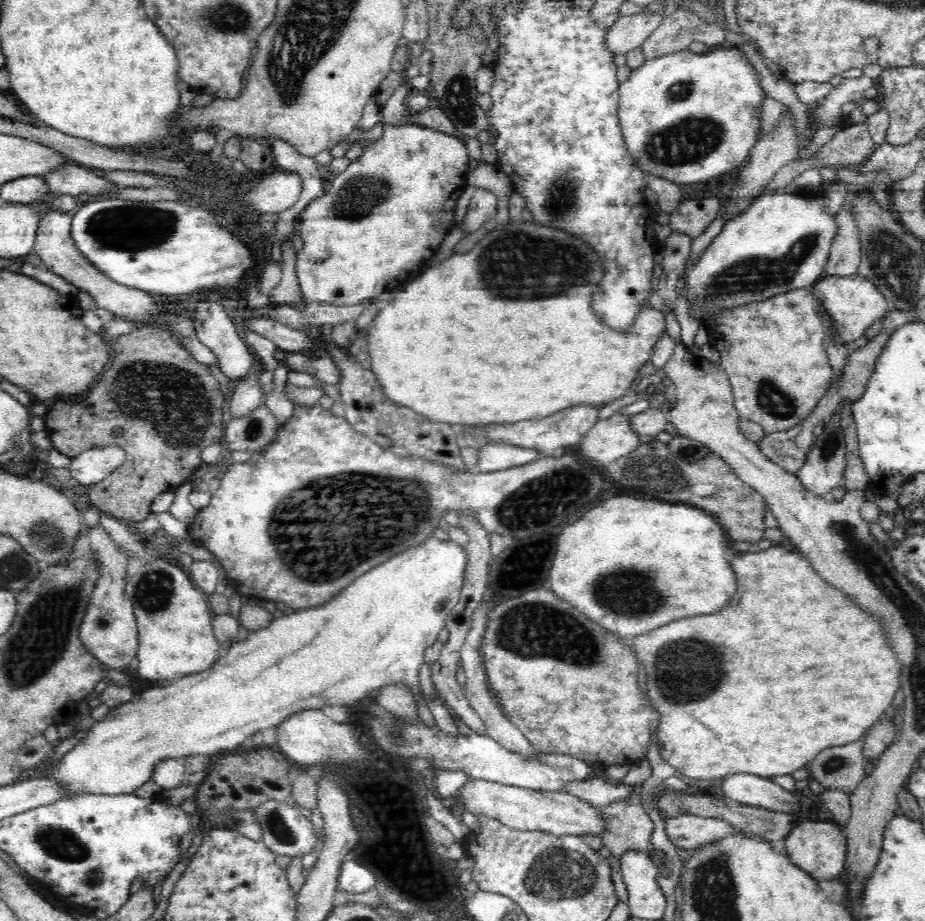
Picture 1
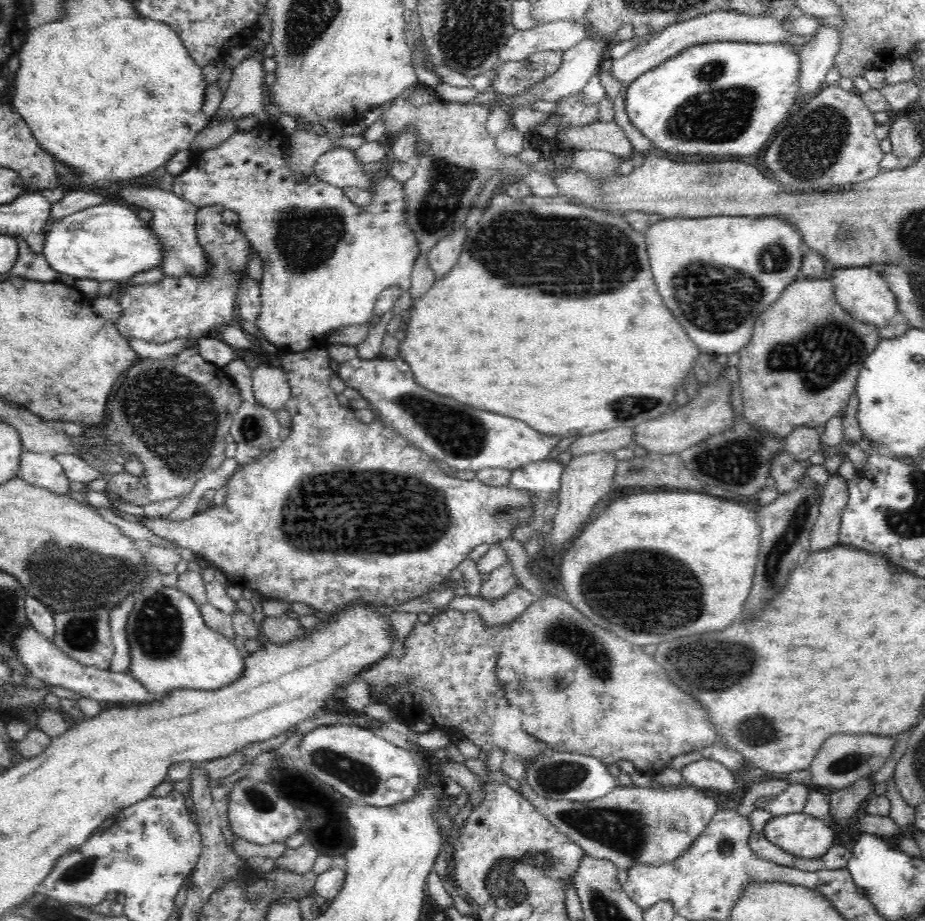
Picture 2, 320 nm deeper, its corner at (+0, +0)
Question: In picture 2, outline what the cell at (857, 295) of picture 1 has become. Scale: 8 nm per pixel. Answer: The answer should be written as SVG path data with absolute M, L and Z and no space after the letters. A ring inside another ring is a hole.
M877 266L835 267L832 268L830 281L838 303L858 321L874 324L880 328L886 326L888 320L898 312L896 295L890 290L886 277L878 271Z

